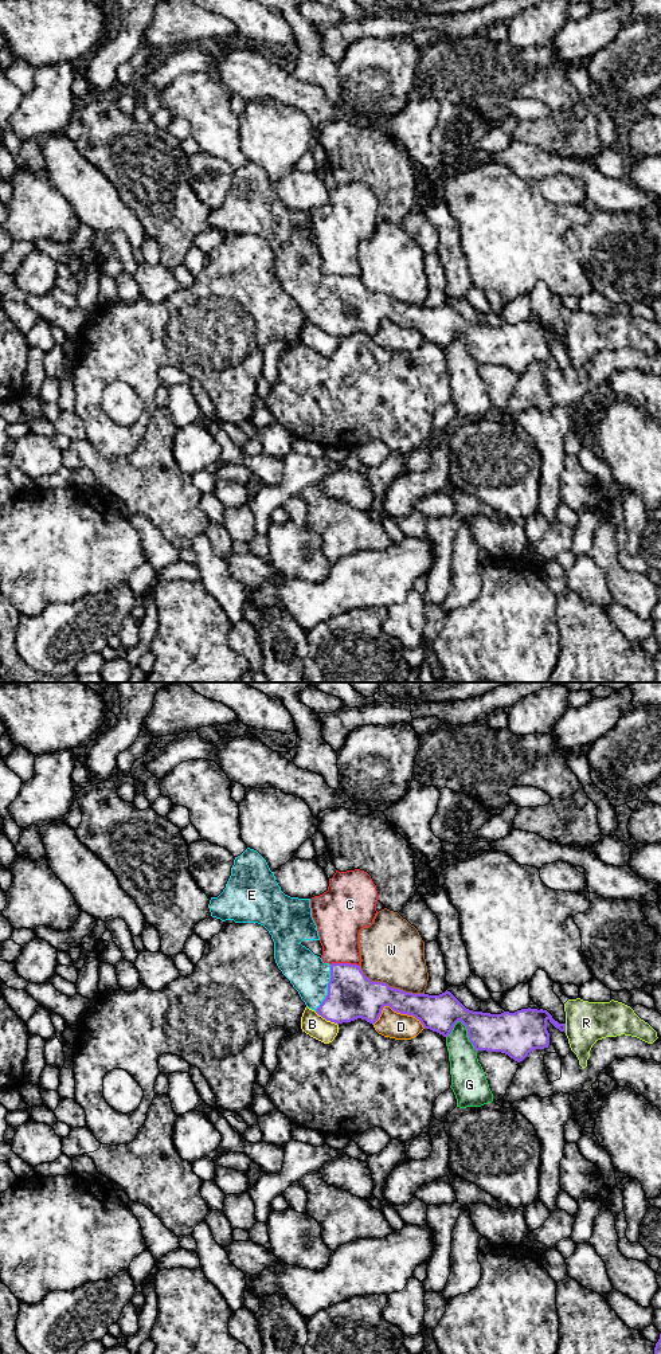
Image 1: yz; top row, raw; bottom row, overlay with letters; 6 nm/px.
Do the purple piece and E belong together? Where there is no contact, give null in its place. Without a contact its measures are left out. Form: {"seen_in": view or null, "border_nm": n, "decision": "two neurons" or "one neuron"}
{"seen_in": "yz", "border_nm": 300, "decision": "one neuron"}

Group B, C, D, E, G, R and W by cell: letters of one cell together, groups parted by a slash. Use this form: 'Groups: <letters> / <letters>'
Groups: B / C / D / E / G / R / W

